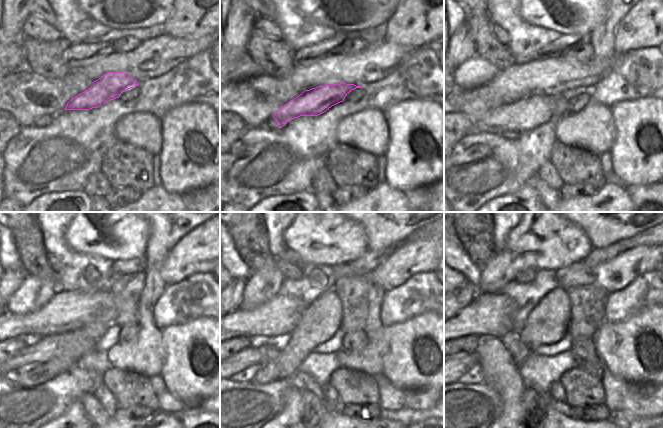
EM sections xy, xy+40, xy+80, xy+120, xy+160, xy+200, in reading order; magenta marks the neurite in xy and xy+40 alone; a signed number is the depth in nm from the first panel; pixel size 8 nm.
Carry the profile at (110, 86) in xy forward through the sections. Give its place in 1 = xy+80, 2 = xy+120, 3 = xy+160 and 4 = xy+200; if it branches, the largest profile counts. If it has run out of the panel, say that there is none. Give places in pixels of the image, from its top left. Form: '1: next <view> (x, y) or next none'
1: next xy+80 (531, 111)
2: next xy+120 (43, 349)
3: next xy+160 (252, 355)
4: next xy+200 (464, 362)

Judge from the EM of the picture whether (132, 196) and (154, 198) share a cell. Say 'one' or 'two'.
two

